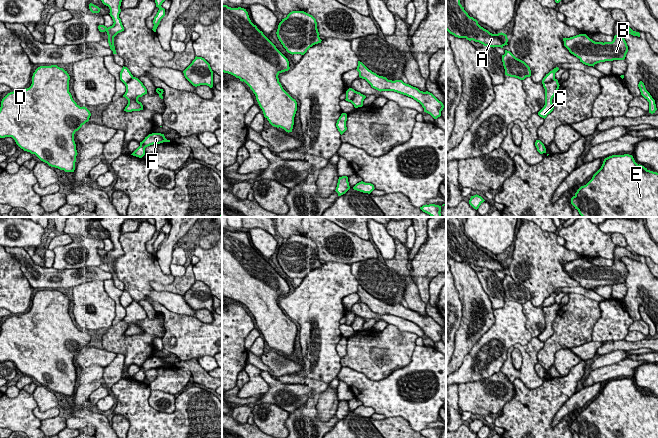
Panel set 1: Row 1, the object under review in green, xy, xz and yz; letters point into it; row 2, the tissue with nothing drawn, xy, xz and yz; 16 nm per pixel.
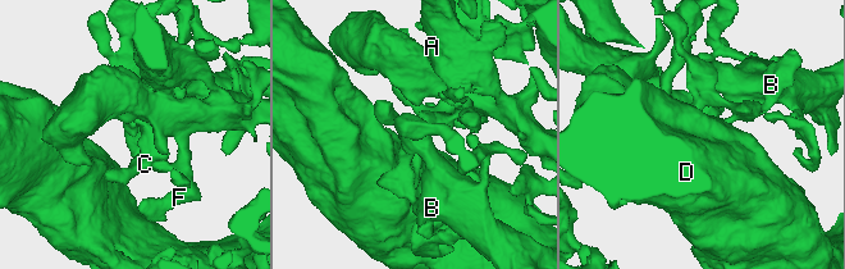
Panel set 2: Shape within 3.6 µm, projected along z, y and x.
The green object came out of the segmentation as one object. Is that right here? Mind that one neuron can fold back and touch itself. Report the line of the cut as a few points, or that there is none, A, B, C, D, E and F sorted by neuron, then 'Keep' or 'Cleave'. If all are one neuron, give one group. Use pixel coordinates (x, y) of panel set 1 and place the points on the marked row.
No split. Groups: A B C D E F. Keep

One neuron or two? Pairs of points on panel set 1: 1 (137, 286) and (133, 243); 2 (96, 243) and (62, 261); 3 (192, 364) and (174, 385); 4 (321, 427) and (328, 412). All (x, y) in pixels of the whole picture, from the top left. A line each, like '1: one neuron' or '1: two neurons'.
1: one neuron
2: one neuron
3: two neurons
4: two neurons

